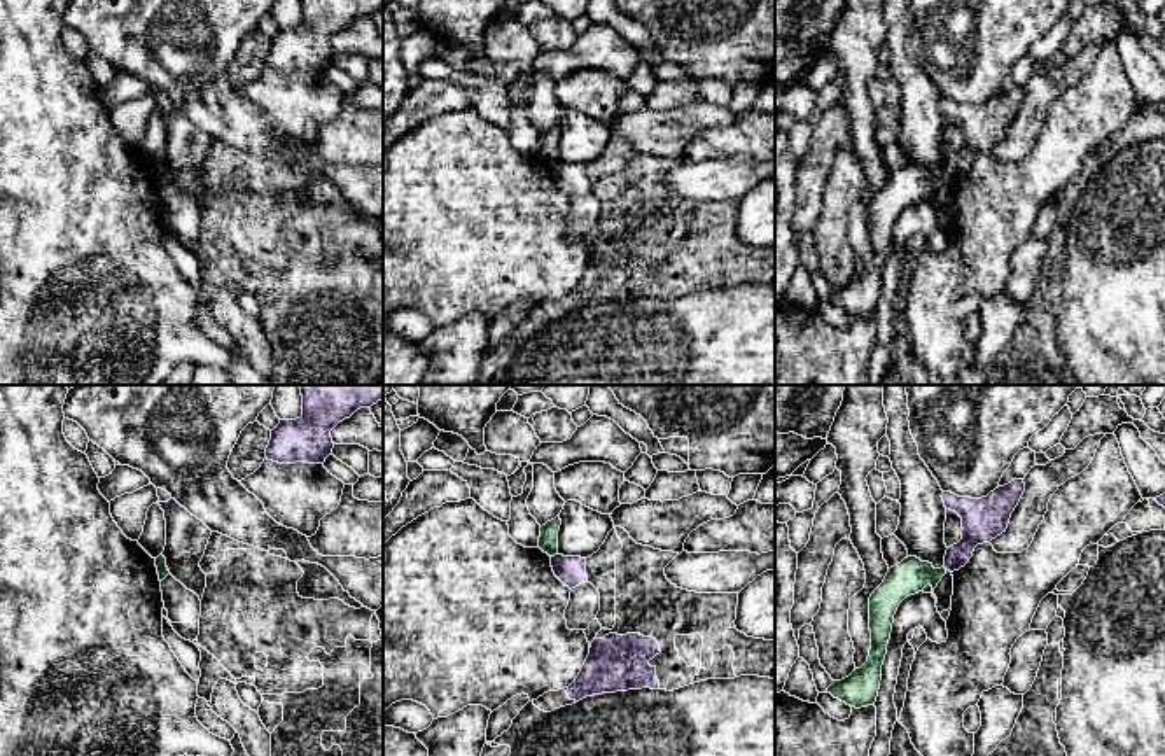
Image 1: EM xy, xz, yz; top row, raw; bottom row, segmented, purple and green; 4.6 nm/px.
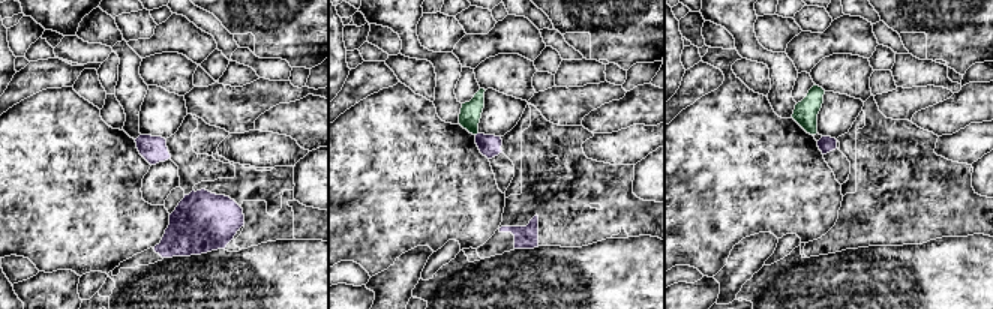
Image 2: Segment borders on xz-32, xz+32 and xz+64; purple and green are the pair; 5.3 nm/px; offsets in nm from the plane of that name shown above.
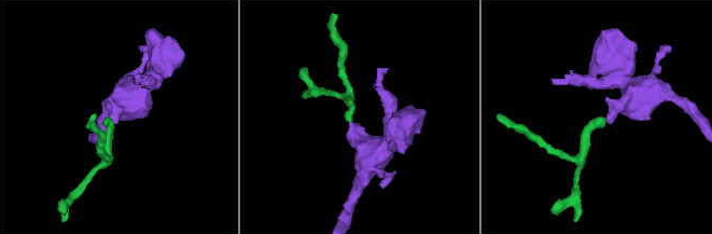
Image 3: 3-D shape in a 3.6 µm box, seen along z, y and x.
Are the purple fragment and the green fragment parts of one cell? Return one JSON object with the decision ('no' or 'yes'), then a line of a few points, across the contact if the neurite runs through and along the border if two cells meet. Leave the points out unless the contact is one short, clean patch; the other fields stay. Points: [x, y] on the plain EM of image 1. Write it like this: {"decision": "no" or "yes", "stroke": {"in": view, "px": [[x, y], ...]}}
{"decision": "no", "stroke": {"in": "xz", "px": [[557, 161], [551, 165]]}}

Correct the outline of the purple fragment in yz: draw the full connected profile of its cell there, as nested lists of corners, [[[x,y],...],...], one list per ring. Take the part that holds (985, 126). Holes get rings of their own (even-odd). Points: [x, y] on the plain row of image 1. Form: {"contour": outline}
{"contour": [[[1023,88],[995,96],[987,105],[971,107],[943,100],[945,116],[962,126],[962,147],[945,163],[945,177],[953,180],[964,175],[978,152],[990,150],[1006,140],[1011,121],[1025,100]]]}

